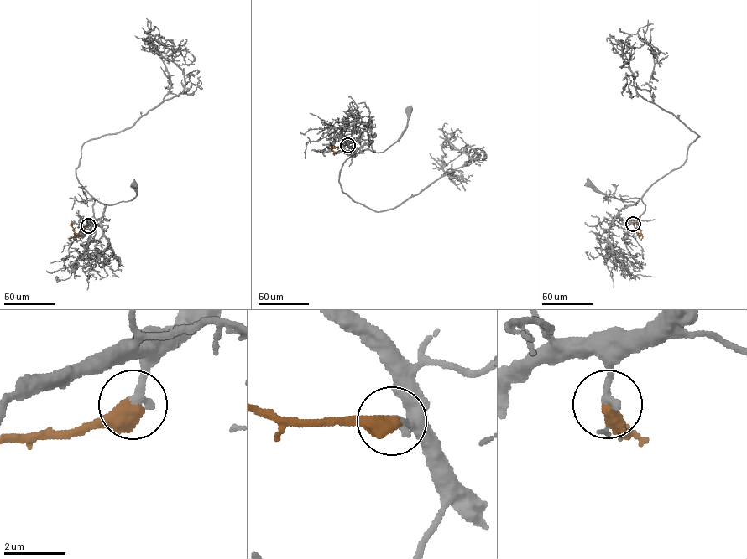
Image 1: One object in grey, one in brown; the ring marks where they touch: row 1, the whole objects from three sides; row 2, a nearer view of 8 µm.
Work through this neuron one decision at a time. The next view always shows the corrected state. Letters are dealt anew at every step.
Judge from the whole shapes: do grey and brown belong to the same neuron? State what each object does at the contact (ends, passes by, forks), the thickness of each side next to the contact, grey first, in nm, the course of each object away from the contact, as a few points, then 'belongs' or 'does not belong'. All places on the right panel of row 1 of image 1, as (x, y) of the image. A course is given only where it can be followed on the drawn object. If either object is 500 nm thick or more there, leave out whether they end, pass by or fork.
300/550 nm | grey via (633, 224), (645, 210), (641, 199), (636, 204), (631, 201), (610, 197), (590, 183) | brown via (633, 224), (639, 233), (639, 227), (634, 223) | belongs

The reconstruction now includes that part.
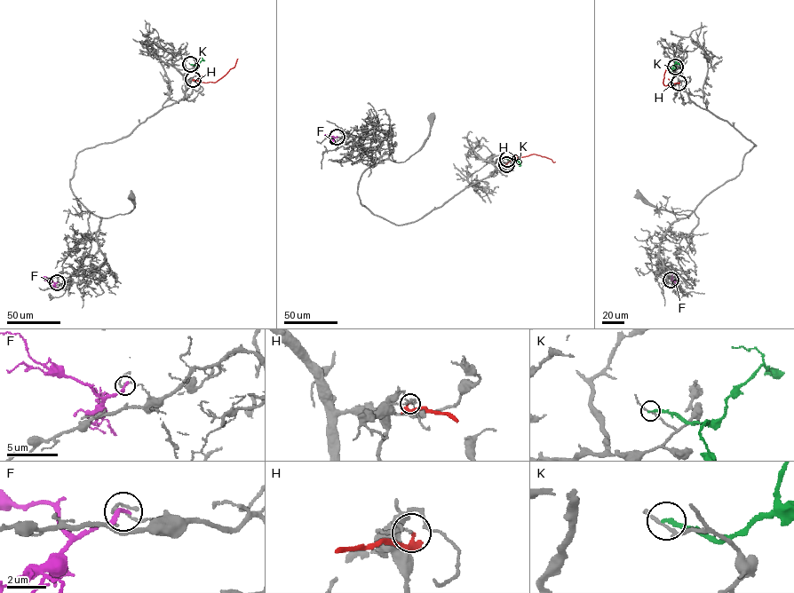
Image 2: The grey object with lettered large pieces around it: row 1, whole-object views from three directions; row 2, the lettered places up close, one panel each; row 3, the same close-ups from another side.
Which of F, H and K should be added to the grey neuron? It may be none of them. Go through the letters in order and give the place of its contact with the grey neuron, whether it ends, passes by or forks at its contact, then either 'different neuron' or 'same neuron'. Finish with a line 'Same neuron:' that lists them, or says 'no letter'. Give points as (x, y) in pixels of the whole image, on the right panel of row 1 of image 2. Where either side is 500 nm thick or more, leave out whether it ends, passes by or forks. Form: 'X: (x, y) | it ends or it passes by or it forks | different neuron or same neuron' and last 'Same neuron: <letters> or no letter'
F: (670, 280) | it ends | different neuron
H: (678, 83) | it passes by | different neuron
K: (675, 67) | it ends | different neuron
Same neuron: no letter

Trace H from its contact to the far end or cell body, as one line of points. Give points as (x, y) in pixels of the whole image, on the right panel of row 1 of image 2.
H: (678, 83), (669, 86), (663, 83), (668, 63)

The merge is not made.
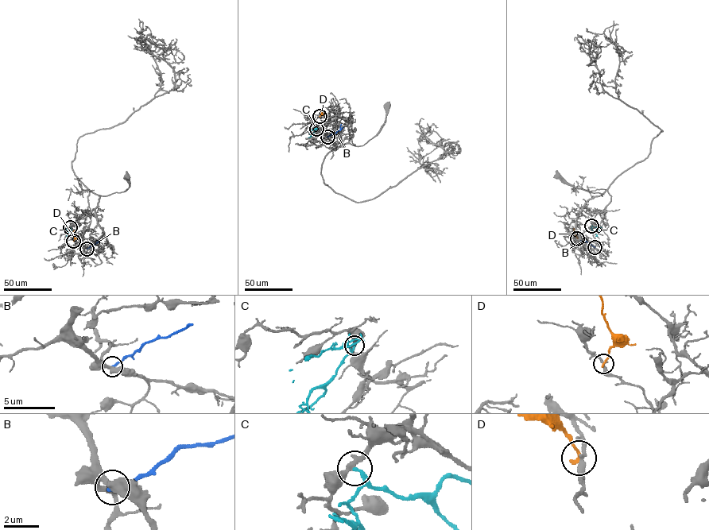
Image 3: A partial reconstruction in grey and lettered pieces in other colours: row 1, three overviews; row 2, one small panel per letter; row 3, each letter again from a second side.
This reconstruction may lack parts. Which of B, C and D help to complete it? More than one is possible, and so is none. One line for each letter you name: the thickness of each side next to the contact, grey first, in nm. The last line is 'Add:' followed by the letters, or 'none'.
Add: none

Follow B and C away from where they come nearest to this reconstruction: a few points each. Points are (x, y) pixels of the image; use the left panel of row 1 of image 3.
B: (87, 249), (97, 241)
C: (70, 227), (67, 237)

